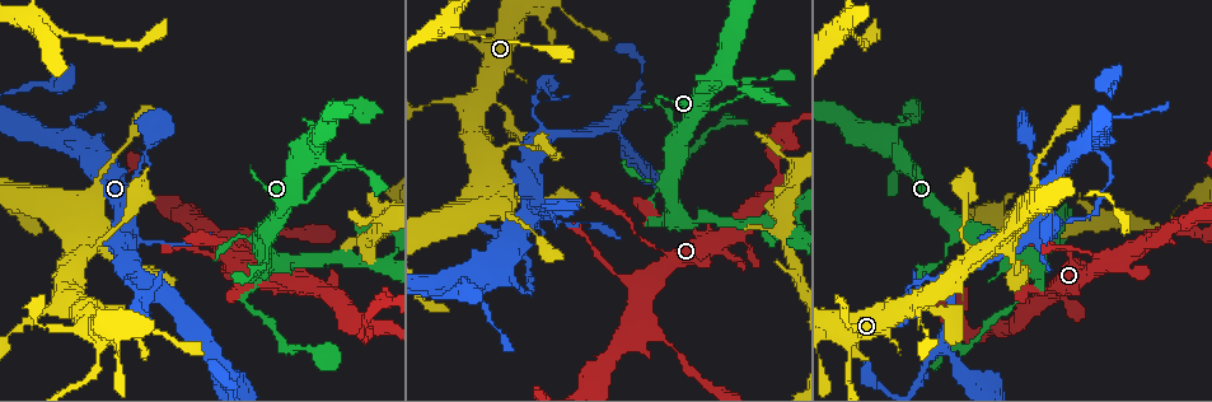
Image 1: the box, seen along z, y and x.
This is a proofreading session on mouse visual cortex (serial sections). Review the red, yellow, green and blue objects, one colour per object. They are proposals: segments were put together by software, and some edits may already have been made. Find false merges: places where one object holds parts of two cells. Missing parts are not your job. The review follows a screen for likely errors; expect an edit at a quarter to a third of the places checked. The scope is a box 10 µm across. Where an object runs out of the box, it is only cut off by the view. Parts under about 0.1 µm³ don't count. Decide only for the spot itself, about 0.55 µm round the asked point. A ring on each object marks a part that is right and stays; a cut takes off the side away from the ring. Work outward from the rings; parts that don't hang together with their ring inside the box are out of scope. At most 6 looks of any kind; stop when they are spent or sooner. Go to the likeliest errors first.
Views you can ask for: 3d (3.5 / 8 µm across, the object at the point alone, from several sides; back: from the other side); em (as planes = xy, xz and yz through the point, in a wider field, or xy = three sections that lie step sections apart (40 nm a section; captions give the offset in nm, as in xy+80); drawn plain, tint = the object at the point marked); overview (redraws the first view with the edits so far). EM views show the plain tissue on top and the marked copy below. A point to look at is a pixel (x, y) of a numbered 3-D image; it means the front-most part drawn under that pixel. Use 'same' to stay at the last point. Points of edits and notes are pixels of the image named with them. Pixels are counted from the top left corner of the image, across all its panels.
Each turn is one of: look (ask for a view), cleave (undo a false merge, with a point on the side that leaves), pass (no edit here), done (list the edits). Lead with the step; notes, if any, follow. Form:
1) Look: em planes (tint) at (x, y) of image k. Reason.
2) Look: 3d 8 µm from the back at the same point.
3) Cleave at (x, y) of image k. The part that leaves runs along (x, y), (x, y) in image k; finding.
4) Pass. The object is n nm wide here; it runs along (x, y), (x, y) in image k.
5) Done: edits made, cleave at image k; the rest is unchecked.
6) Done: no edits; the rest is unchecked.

Look: 3d 3.5 µm at (368, 311) of image 1. Sharp bend.

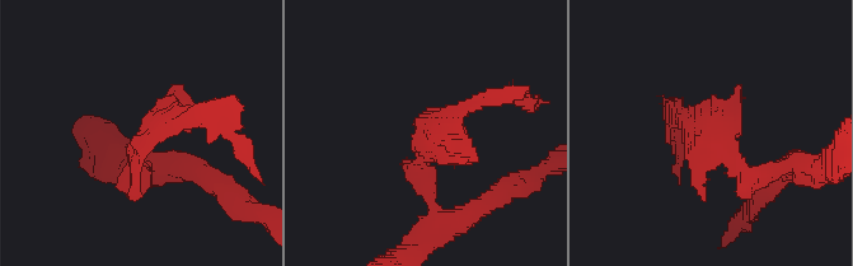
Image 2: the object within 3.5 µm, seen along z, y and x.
Cleave at (435, 132) of image 2. The part that leaves runs along (415, 152), (446, 129), (454, 164) in image 2; a second cell is stuck on.

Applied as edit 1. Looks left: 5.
Look: overview.

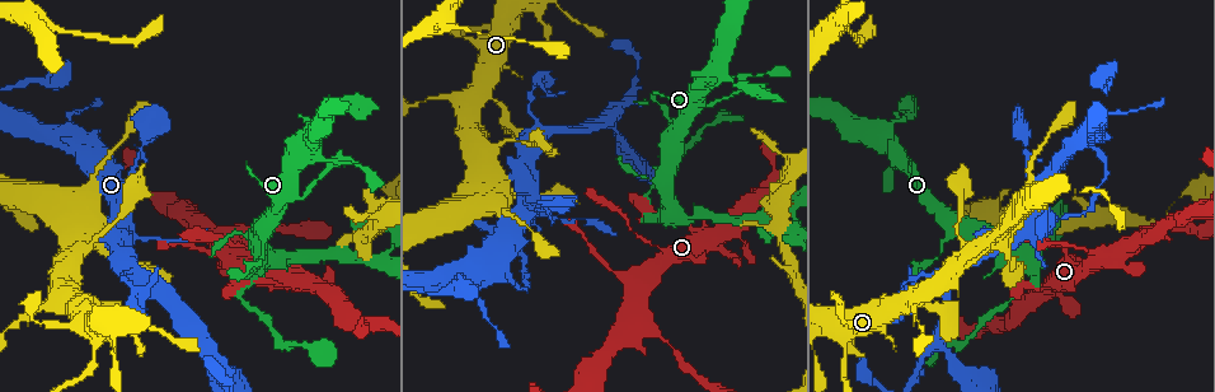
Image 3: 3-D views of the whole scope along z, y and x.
Look: 3d 3.5 µm at (266, 262) of image 3. Abrupt turn.

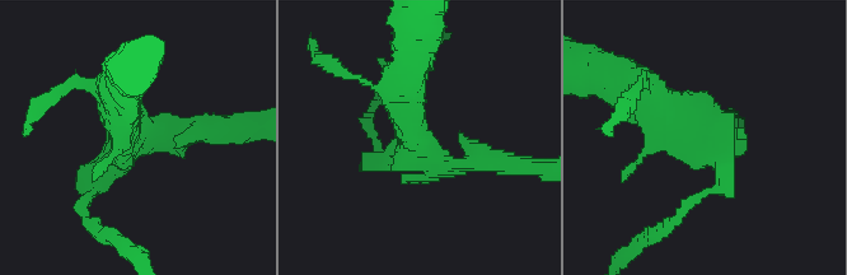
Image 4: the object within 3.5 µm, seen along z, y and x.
Look: em xy step 2 (tint) at (707, 135) of image 4. Now the EM.

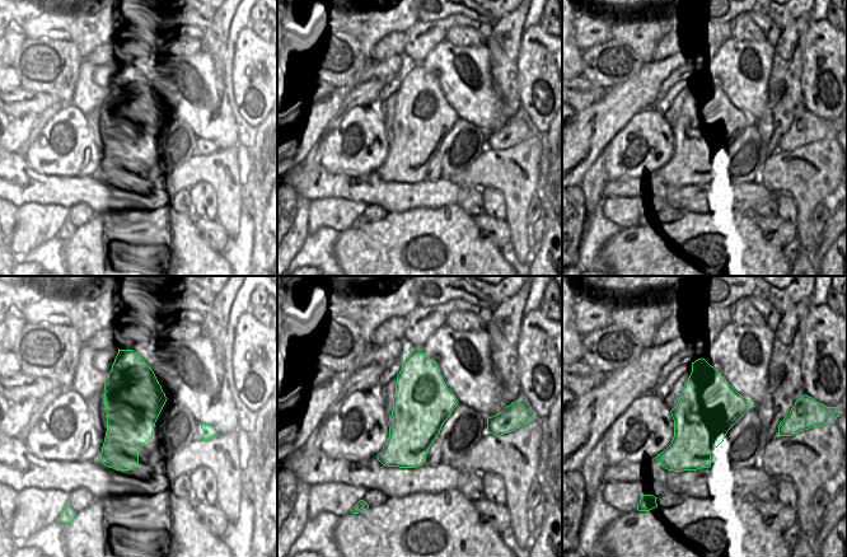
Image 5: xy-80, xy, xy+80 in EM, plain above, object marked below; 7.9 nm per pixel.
Pass. It runs along (406, 75), (413, 144), (449, 167), (487, 161) in image 4; all the same cell.

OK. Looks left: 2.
Look: 3d 3.5 µm at (19, 319) of image 3.

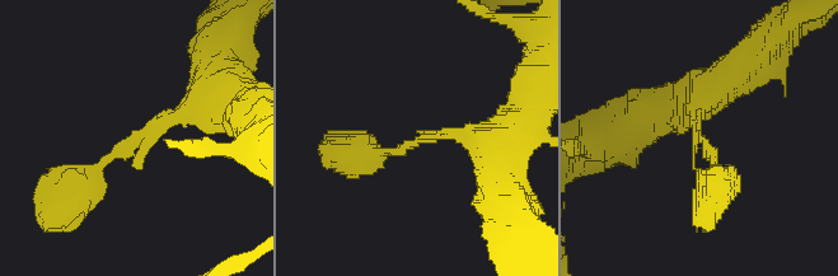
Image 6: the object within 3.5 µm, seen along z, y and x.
Look: em xy step 5 (tint) at (700, 134) of image 6. The arms are 150, 300 nm wide.

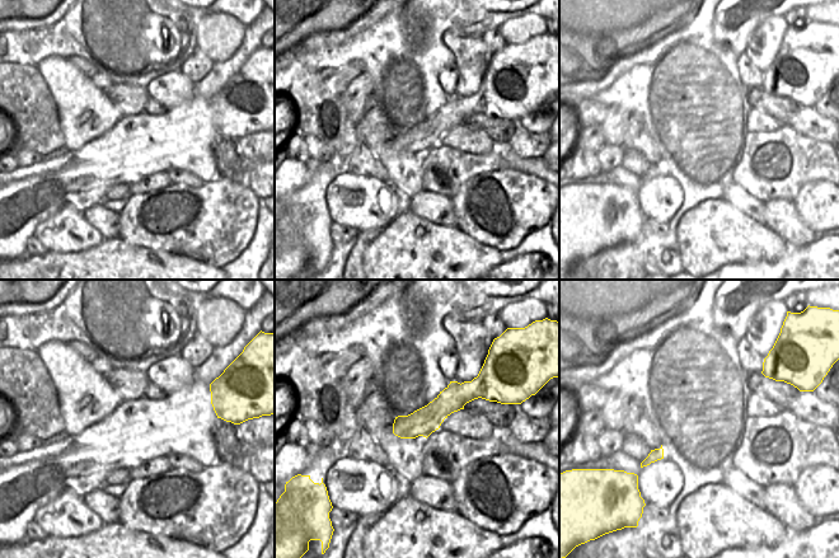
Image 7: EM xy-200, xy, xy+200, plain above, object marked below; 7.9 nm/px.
Pass. It runs along (473, 387), (427, 420), (395, 430) in image 7; all the same cell.

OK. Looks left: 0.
Done: edits made, cleave at image 2; the rest is unchecked.

